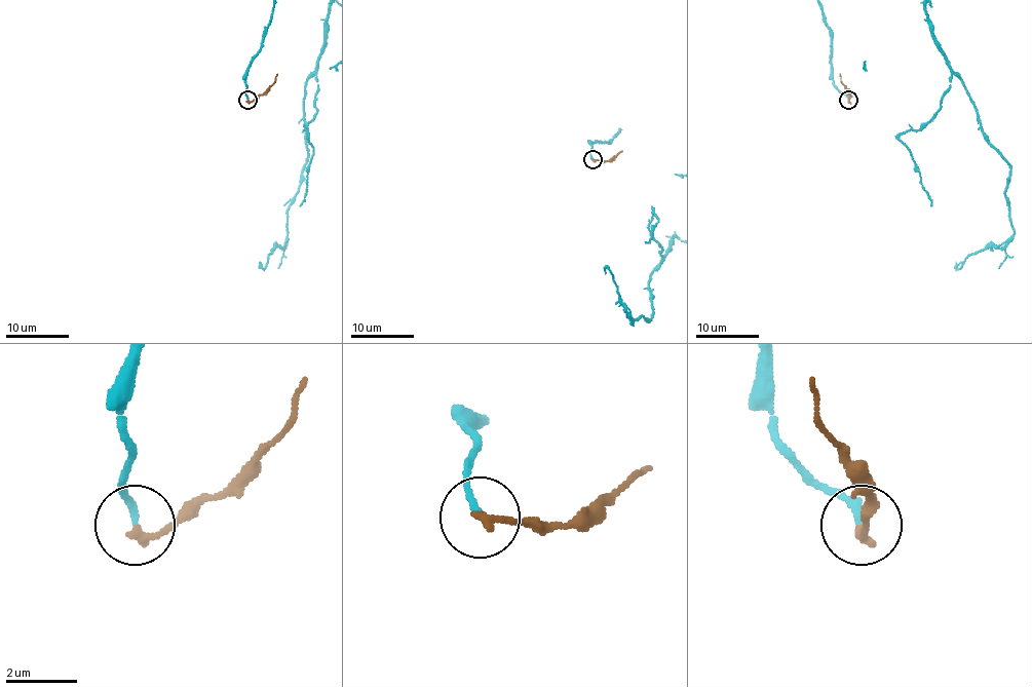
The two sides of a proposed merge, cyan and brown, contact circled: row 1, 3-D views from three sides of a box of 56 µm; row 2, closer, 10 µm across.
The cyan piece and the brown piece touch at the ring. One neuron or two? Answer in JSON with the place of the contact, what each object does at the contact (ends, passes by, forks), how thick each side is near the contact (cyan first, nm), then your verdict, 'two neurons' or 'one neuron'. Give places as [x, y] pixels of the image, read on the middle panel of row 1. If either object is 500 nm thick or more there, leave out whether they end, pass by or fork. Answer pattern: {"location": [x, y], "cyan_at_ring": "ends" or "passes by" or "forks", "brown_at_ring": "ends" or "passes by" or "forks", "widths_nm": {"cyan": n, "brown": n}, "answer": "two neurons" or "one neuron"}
{"location": [593, 159], "cyan_at_ring": "ends", "brown_at_ring": "ends", "widths_nm": {"cyan": 190, "brown": 240}, "answer": "one neuron"}

